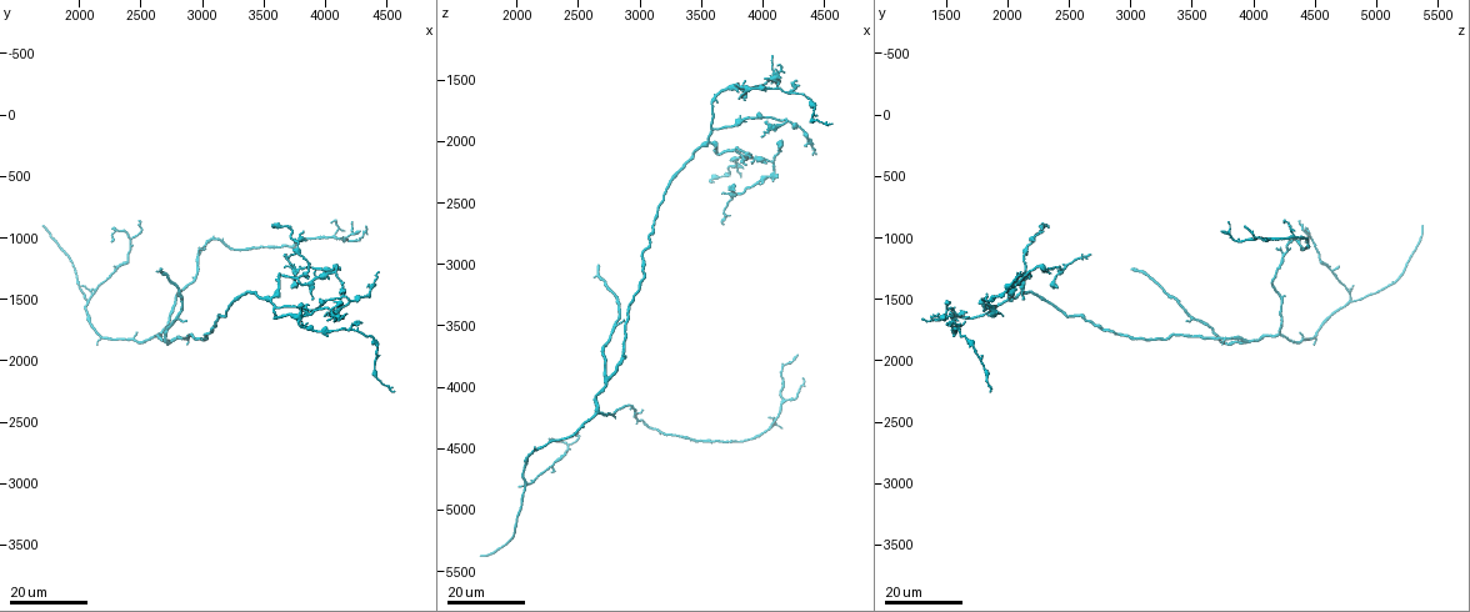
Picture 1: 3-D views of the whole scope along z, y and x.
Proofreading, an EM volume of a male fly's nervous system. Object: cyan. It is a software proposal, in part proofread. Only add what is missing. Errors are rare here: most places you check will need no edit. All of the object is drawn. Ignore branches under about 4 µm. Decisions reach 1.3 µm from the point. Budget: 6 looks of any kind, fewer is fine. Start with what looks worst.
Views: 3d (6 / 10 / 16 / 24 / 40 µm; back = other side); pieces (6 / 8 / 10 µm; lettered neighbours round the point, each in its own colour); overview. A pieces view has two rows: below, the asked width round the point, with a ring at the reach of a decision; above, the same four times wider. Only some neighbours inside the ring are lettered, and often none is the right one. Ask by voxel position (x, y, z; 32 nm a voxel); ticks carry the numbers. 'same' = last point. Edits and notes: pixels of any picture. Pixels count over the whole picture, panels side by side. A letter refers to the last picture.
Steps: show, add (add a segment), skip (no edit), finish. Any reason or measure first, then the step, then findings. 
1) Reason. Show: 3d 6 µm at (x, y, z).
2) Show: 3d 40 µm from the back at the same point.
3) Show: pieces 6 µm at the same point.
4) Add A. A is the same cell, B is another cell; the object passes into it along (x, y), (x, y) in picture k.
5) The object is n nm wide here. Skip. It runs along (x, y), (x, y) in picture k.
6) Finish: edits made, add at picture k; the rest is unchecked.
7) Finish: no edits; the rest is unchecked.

Tapers out. Show: 3d 24 µm at (1680, 880, 5380).

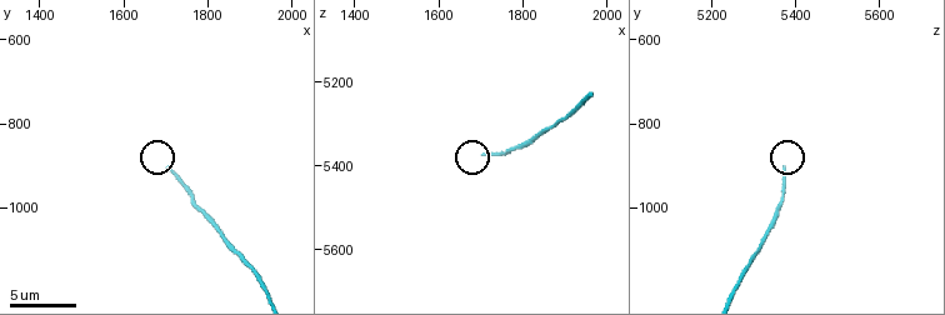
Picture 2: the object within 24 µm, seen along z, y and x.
Show: pieces 10 µm at (1705, 910, 5365).

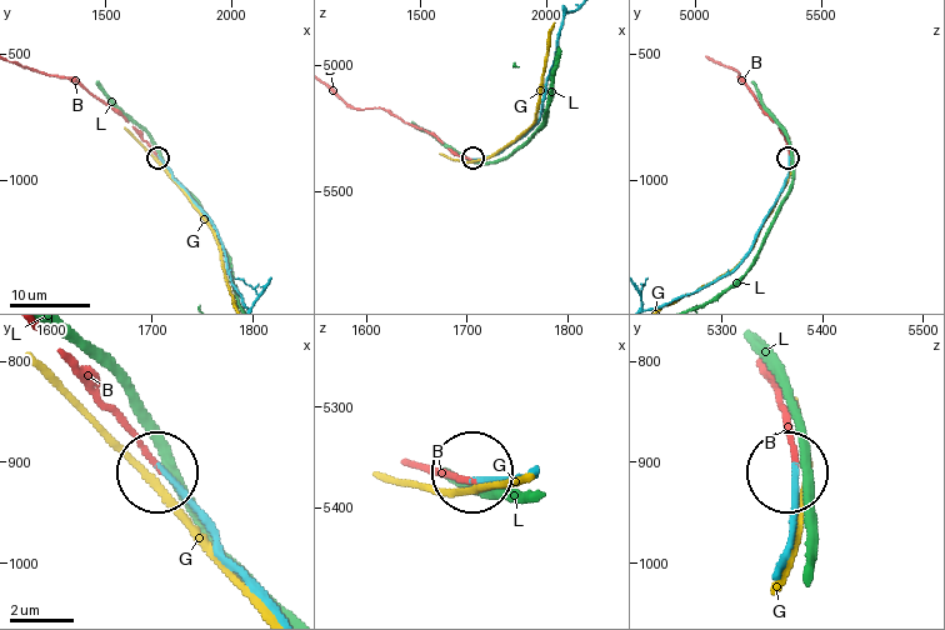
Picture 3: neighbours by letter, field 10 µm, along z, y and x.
The object is 150 nm wide here. Add B. B is the same cell, G and L are other cells; the object passes into it along (540, 471), (531, 479), (451, 479), (419, 465) in picture 3; it goes on there.

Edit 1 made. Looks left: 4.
Show: overview.

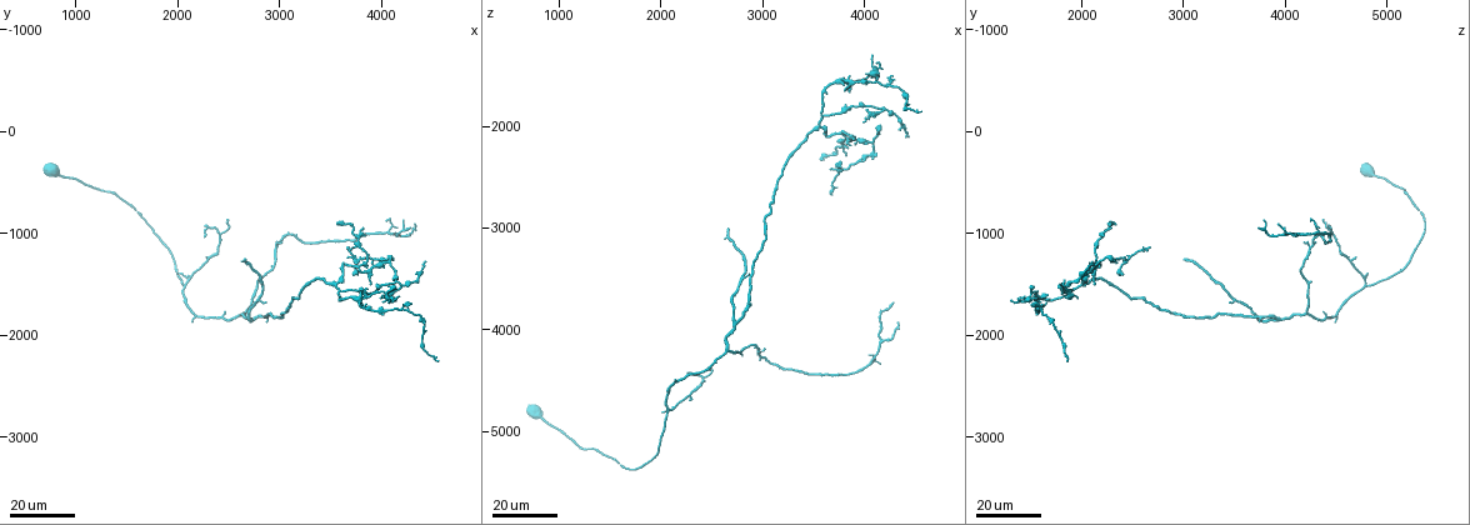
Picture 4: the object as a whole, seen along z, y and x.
Long arm stops here. Show: 3d 16 µm at (4080, 1640, 1320).

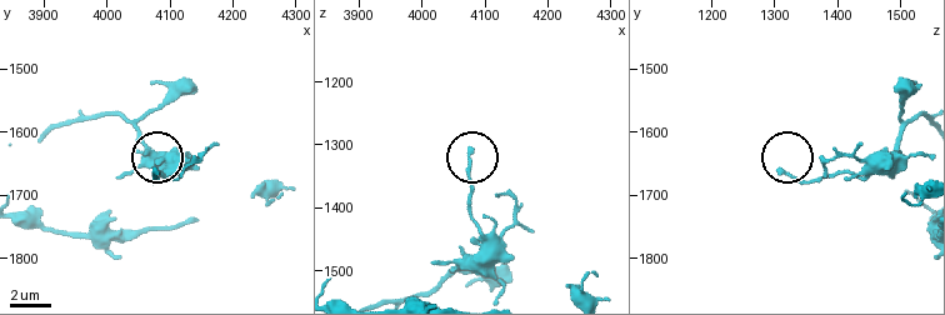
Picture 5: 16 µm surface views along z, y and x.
Show: pieces 8 µm at (4075, 1660, 1305).

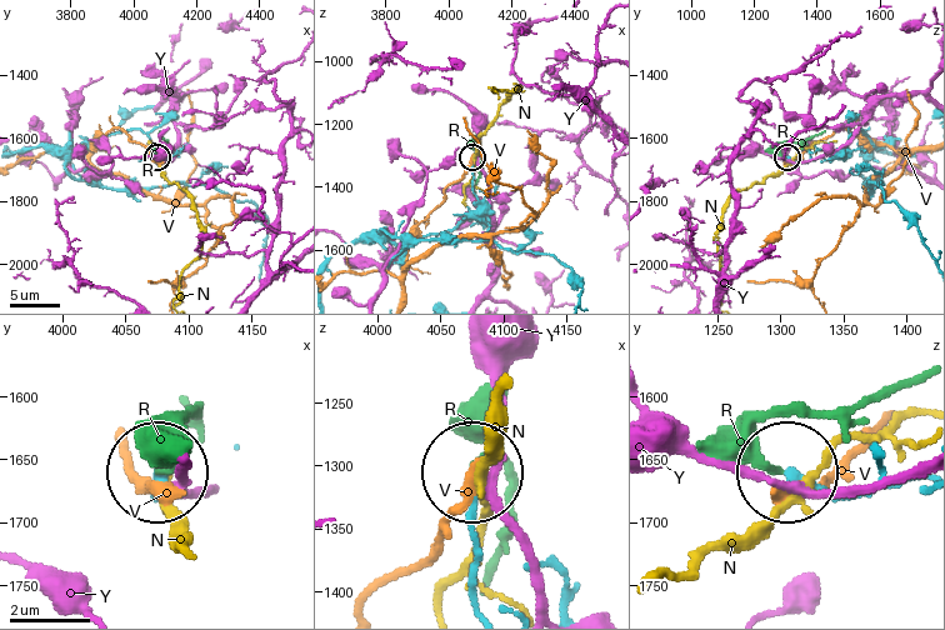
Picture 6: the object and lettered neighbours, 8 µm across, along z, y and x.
Skip. N, R, V and Y are other cells; it runs along (476, 606), (474, 479) in picture 6; no lettered segment goes on from it.

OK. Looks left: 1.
Finish: edits made, add at picture 3; the rest is unchecked.

